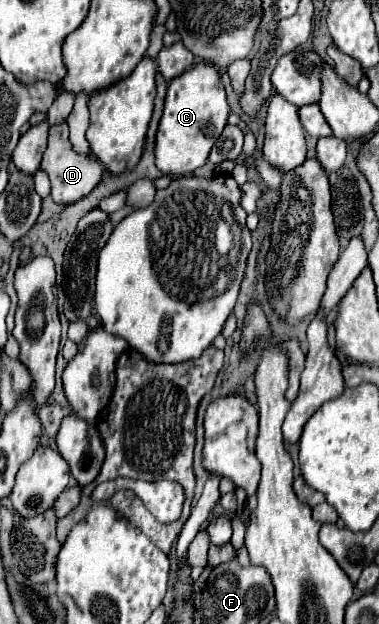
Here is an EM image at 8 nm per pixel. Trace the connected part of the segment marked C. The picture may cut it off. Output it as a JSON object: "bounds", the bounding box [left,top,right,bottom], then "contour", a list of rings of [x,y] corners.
{"bounds":[154,63,230,175],"contour":[[[198,63],[182,73],[182,77],[176,77],[168,83],[164,113],[154,143],[156,167],[164,175],[192,175],[208,161],[210,149],[226,127],[226,119],[230,113],[226,91],[220,83],[222,81],[216,67],[208,63]]]}

